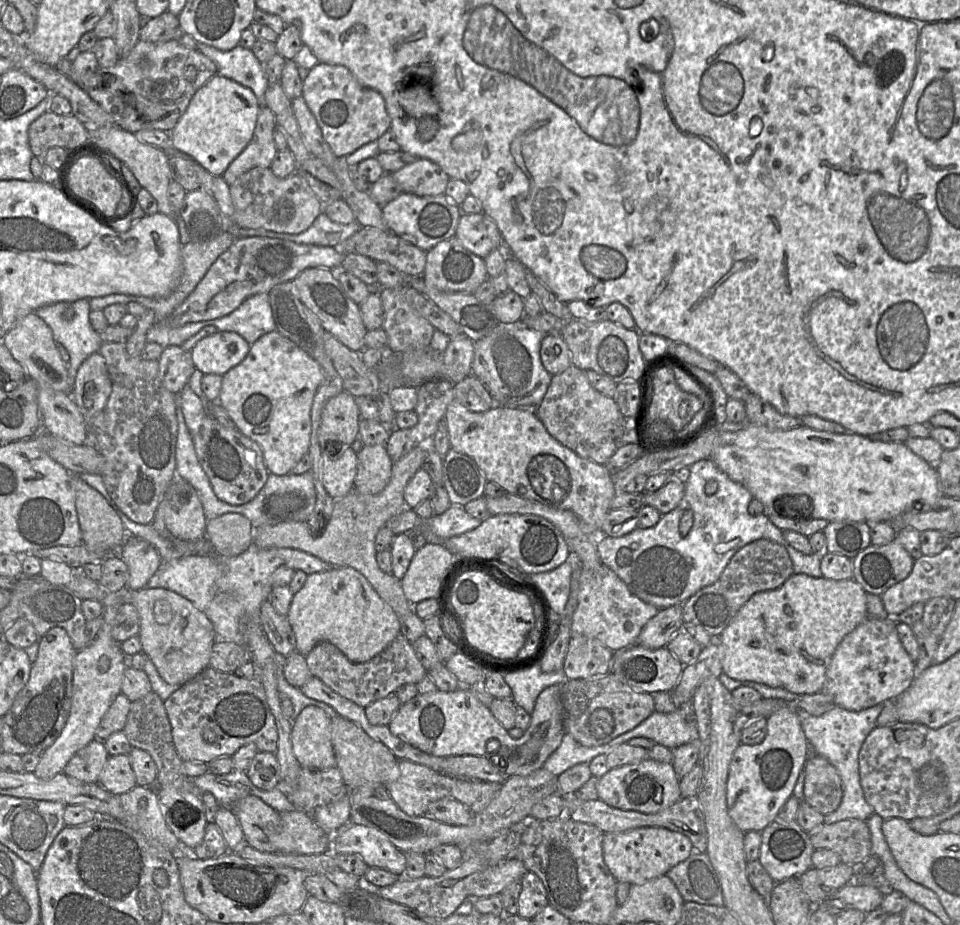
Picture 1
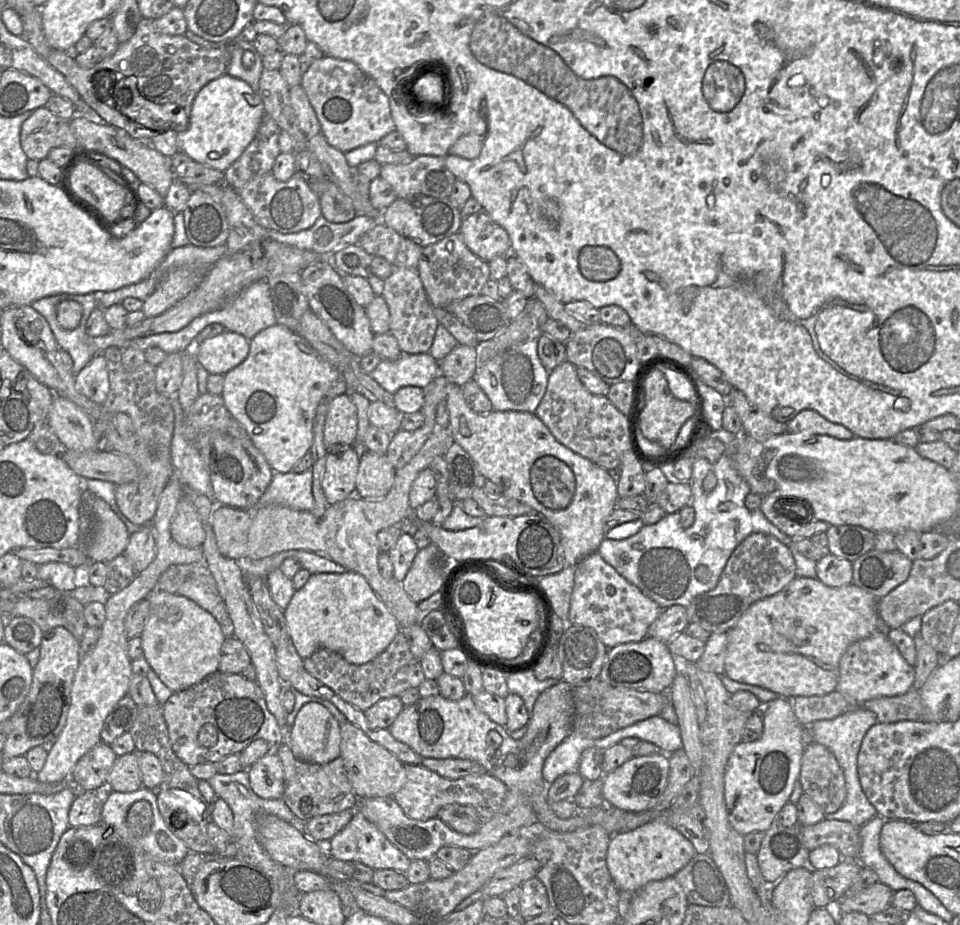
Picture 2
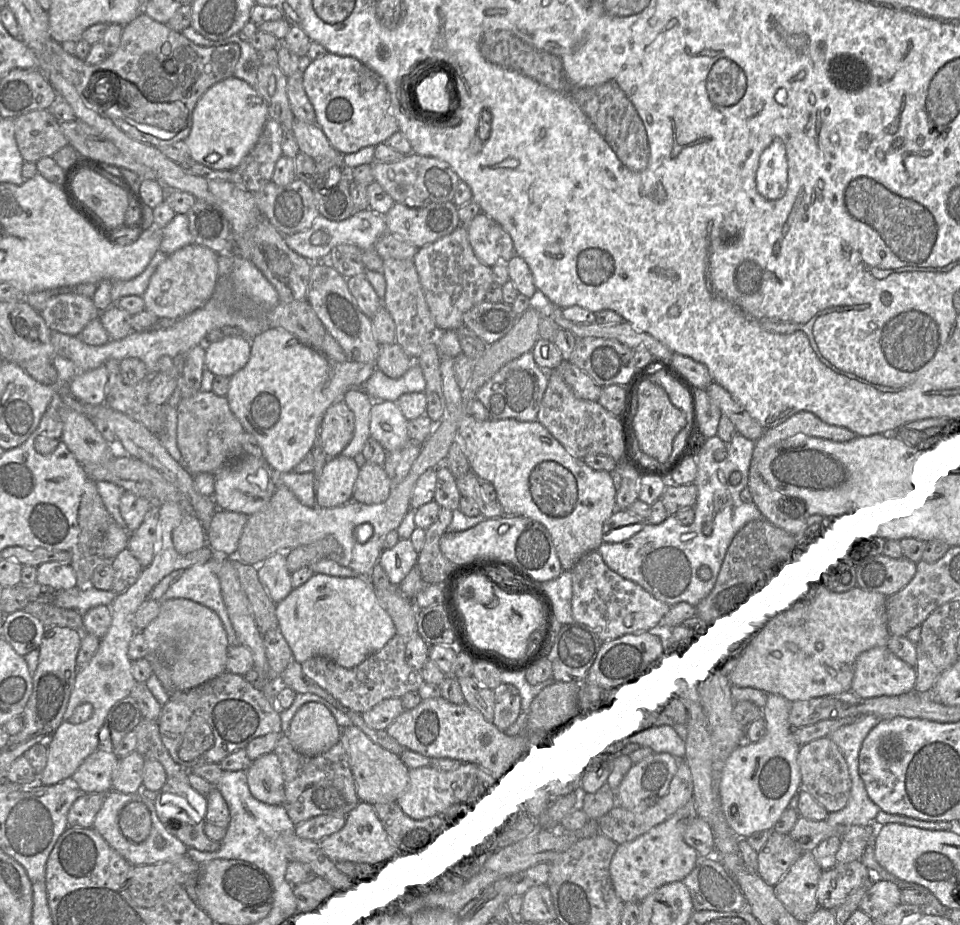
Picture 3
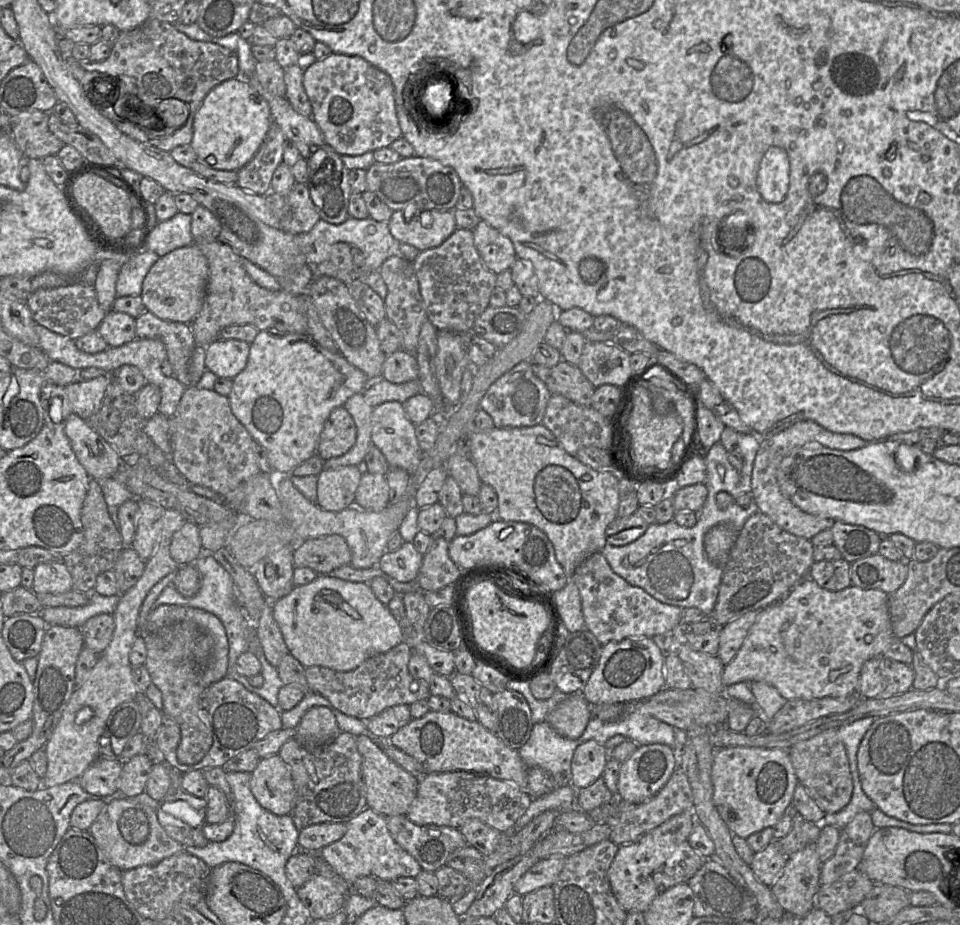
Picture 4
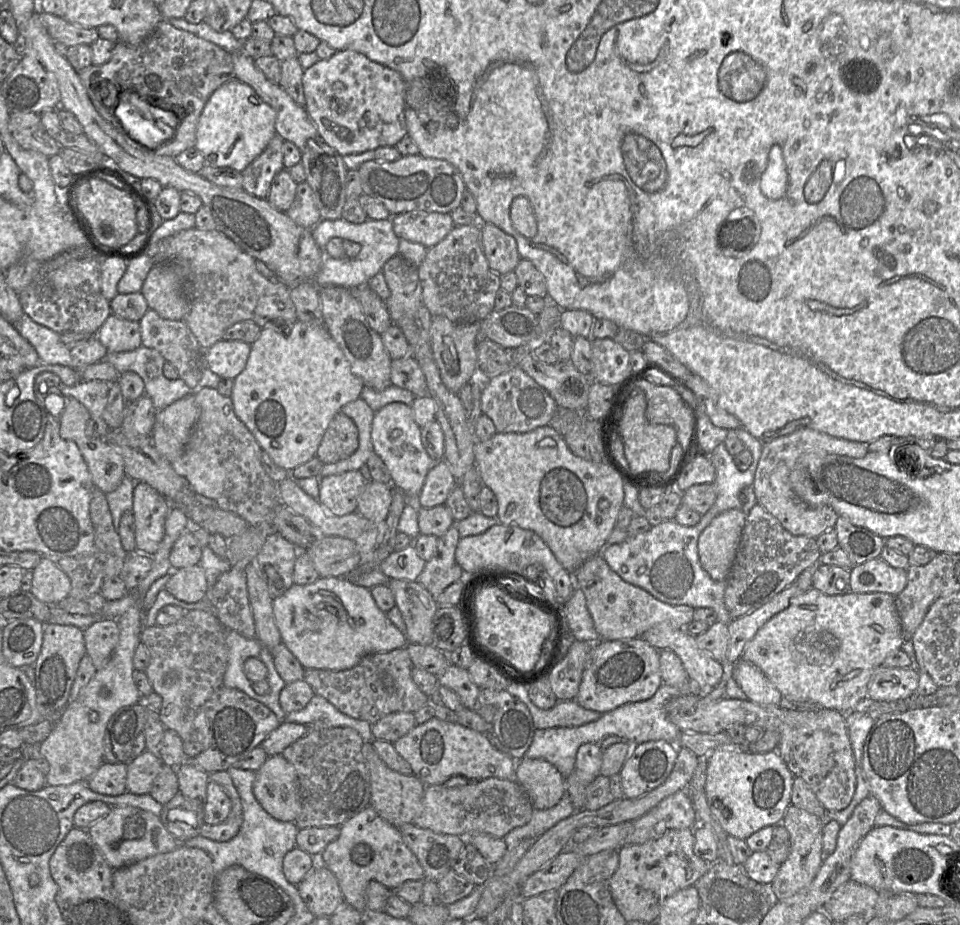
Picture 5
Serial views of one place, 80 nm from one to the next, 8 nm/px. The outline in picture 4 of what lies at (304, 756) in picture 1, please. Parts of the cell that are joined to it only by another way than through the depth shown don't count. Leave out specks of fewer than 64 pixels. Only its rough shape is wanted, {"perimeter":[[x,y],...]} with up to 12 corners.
{"perimeter":[[324,706],[308,710],[294,739],[306,749],[326,745],[341,732]]}

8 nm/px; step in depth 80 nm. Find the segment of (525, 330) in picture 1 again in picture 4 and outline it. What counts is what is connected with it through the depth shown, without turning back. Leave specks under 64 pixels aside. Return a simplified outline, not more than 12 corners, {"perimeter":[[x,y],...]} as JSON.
{"perimeter":[[524,360],[488,388],[495,427],[542,423],[550,396]]}

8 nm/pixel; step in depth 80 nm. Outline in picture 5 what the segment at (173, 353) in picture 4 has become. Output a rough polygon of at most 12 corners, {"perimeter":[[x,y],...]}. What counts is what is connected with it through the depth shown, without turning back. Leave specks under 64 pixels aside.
{"perimeter":[[148,309],[142,345],[198,388],[205,351],[184,320]]}

